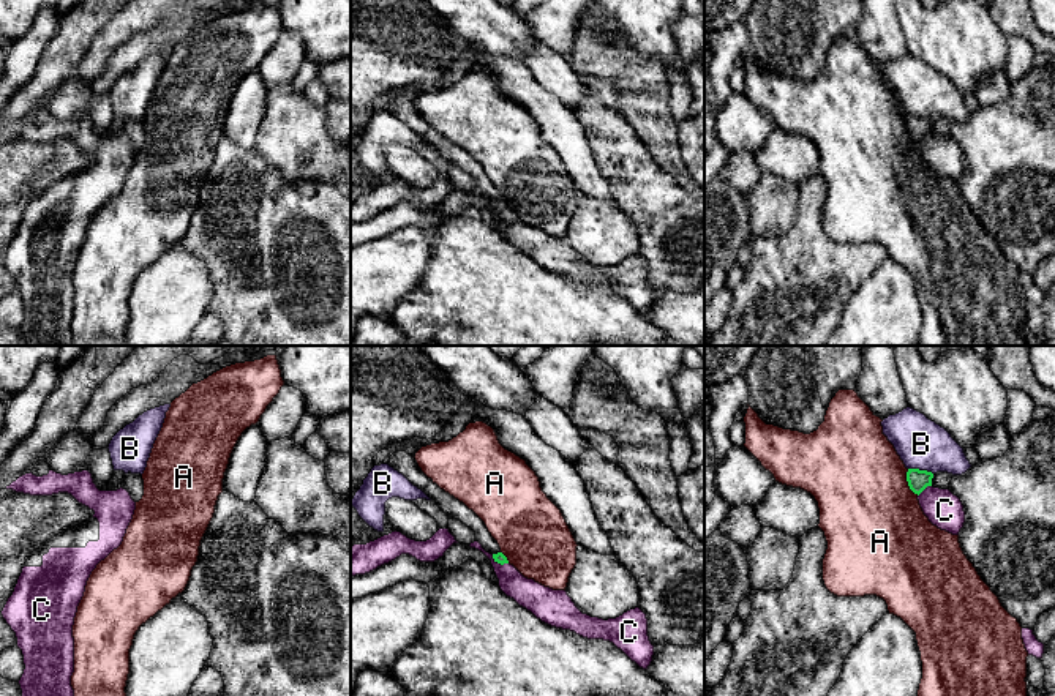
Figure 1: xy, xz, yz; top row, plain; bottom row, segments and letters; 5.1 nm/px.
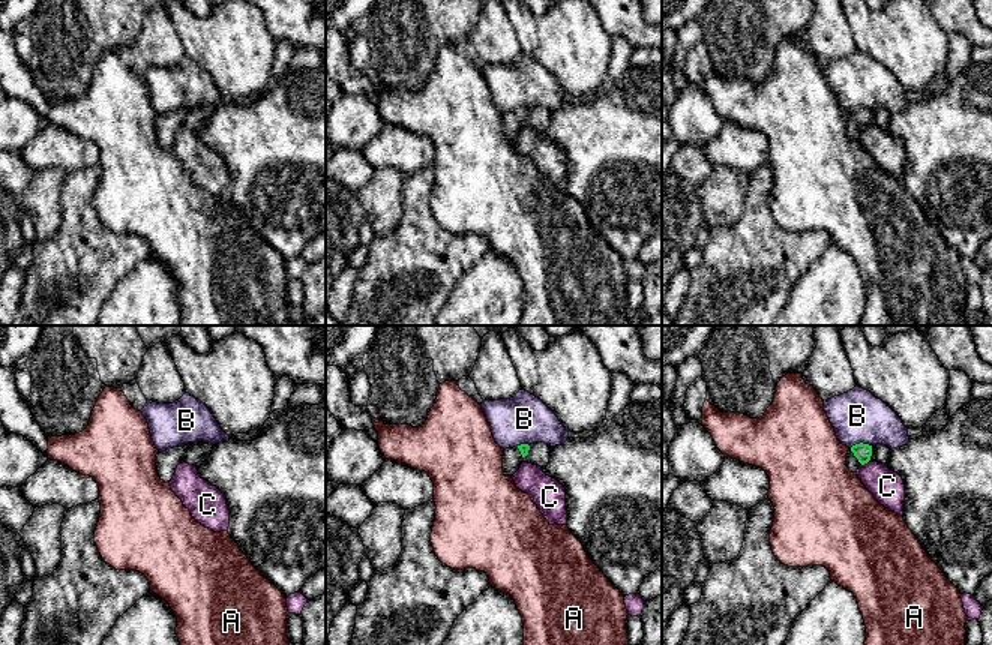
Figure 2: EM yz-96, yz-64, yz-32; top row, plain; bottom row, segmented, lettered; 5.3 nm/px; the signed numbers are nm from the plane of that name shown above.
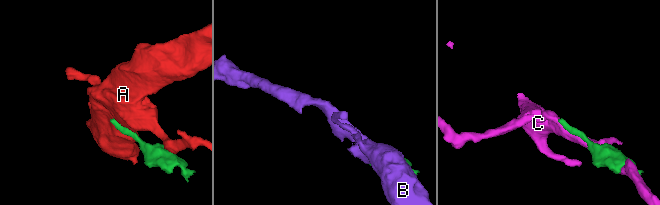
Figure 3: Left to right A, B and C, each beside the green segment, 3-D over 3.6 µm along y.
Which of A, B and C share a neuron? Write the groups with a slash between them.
A / B / C

